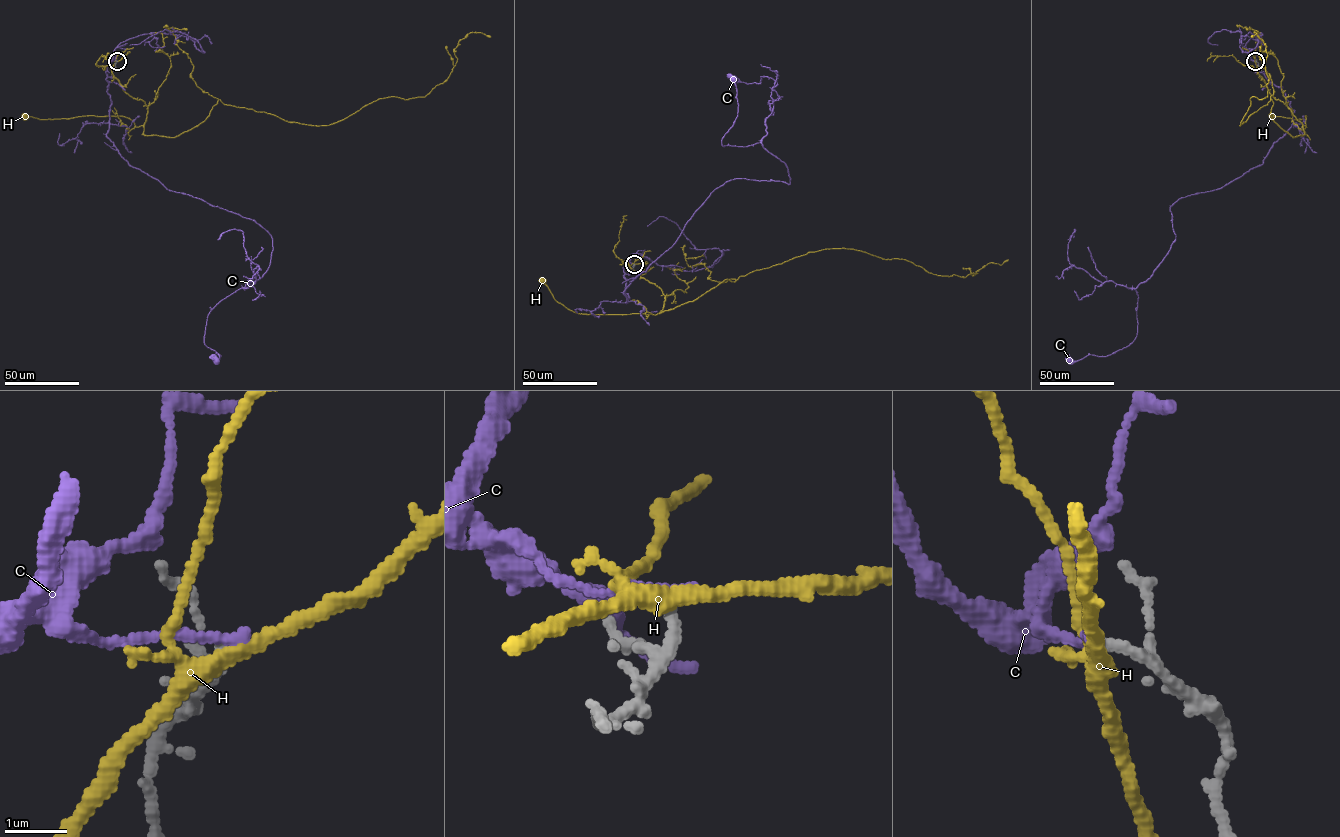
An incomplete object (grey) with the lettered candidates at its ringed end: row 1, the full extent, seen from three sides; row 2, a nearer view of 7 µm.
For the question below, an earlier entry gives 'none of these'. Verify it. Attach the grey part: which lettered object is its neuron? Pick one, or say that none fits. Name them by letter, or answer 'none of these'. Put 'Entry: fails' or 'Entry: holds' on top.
Entry: holds
none of these

